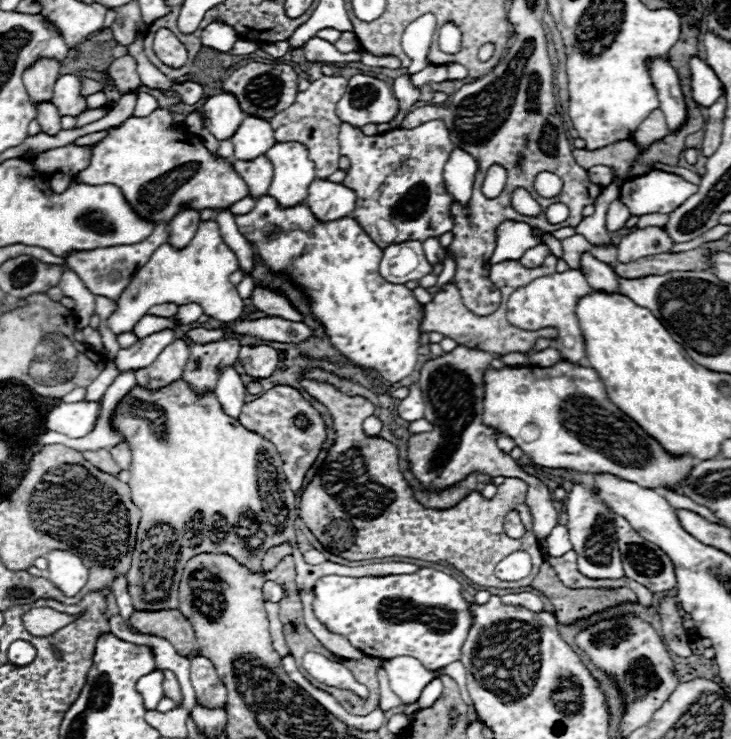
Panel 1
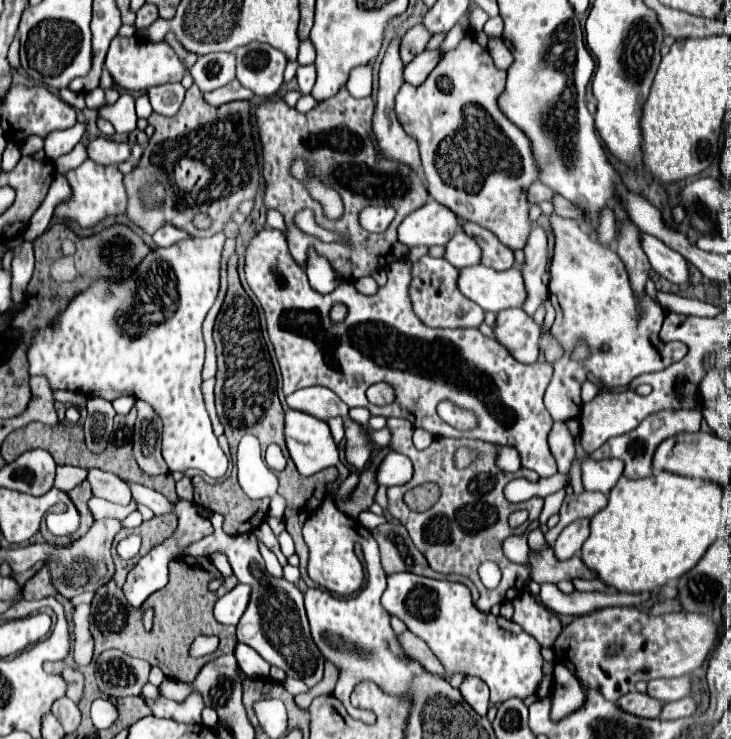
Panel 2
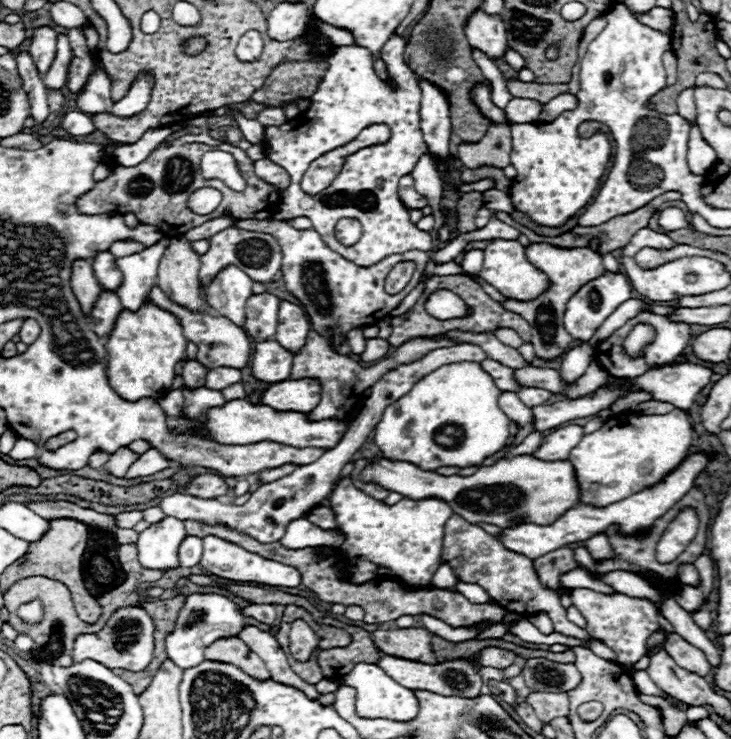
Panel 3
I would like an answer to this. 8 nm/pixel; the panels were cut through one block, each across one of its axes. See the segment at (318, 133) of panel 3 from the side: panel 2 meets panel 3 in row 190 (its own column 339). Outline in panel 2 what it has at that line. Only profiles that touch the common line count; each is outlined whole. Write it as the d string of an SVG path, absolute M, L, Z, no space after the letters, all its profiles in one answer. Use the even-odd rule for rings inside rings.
M264 228L256 232L256 236L246 244L244 274L246 274L248 286L252 288L252 292L256 294L256 298L264 308L268 338L274 346L274 352L280 364L286 396L306 386L324 386L324 388L330 388L350 408L364 406L372 414L380 414L386 418L388 416L406 418L414 424L414 428L422 428L432 436L478 438L498 446L512 446L518 450L524 468L534 470L540 476L556 474L556 462L548 448L548 430L552 428L552 416L548 414L542 402L546 386L550 384L550 378L552 378L552 366L546 362L522 364L514 360L512 354L504 350L502 344L498 344L494 338L484 336L478 328L462 328L462 330L454 330L452 334L452 330L442 328L442 332L438 332L440 328L424 326L420 318L414 314L408 298L410 260L404 258L388 266L388 282L384 288L378 290L380 296L364 296L352 286L352 282L340 282L334 292L318 294L316 290L310 288L306 280L306 272L290 256L284 234L280 230ZM334 304L344 304L348 308L348 316L338 324L332 322L328 316ZM382 380L394 386L396 400L388 406L374 406L366 400L366 388ZM442 400L450 400L458 408L474 412L474 416L478 418L476 430L456 430L446 422L442 422L436 414L436 406Z

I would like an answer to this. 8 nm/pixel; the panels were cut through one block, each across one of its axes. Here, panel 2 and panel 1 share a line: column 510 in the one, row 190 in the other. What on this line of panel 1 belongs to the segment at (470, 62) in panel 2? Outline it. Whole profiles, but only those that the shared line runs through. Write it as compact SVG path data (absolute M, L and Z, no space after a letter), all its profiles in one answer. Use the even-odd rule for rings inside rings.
M158 108L146 118L130 116L126 124L98 142L92 150L92 162L78 172L78 180L86 184L116 184L122 188L126 200L150 220L170 220L184 206L202 208L230 208L234 202L248 196L248 184L238 176L232 162L222 156L212 156L198 136L194 138L186 128L168 130L174 122L172 114Z

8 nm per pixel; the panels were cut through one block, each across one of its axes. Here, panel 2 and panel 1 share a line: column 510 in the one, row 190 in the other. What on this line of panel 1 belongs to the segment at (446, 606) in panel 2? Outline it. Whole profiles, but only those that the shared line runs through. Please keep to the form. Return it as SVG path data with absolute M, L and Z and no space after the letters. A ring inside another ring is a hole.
M651 170L624 182L620 189L620 200L628 206L631 215L670 214L684 200L694 196L696 190L696 184L690 184L676 174Z

